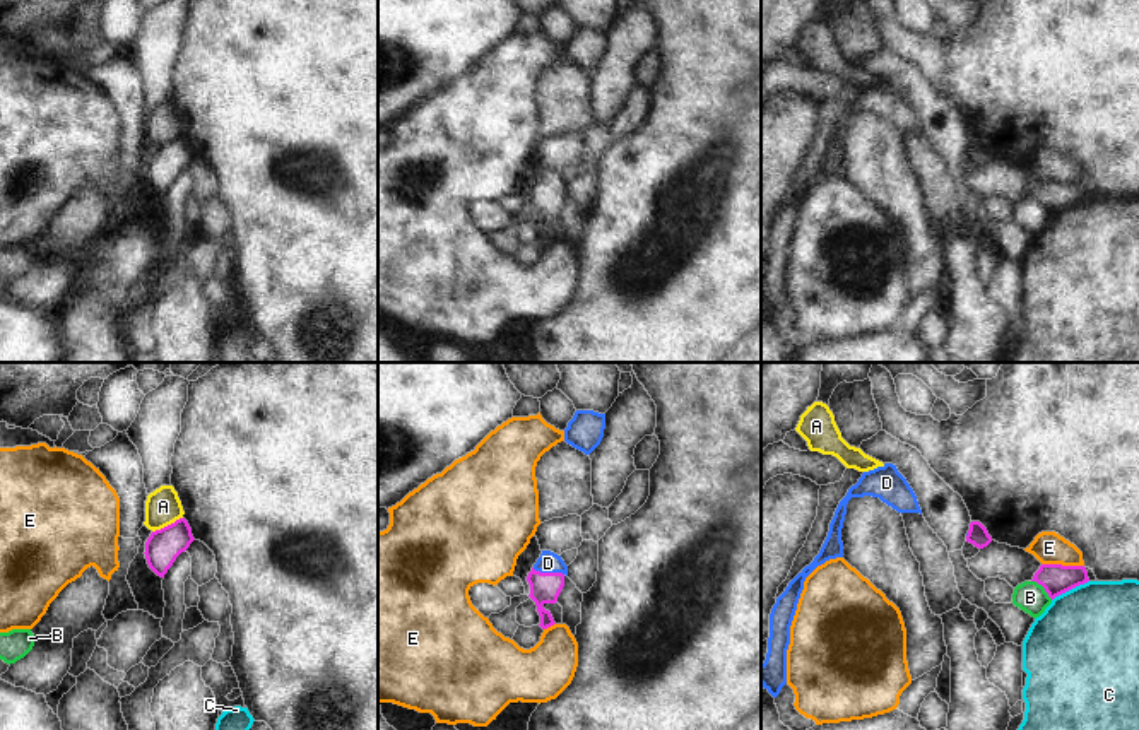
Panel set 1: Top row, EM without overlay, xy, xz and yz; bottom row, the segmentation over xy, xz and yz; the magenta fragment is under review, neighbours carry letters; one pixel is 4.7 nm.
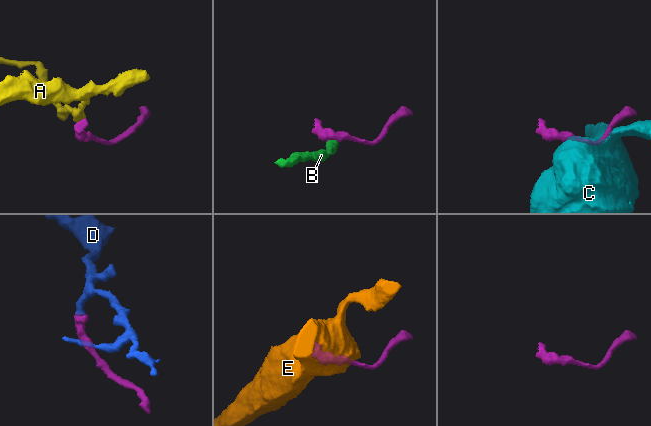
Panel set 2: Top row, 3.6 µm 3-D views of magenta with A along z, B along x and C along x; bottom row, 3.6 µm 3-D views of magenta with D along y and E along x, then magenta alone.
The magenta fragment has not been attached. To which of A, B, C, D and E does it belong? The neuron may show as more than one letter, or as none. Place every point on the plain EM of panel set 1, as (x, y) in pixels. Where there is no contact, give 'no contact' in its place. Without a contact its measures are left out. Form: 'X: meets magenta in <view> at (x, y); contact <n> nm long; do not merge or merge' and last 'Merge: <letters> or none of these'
A: meets magenta in xy at (168, 142); contact 160 nm long; do not merge
B: meets magenta in yz at (1044, 204); contact 140 nm long; do not merge
C: meets magenta in yz at (1069, 206); contact 200 nm long; do not merge
D: meets magenta in xz at (548, 190); contact 160 nm long; merge
E: meets magenta in yz at (1061, 182); contact 200 nm long; do not merge
Merge: D

